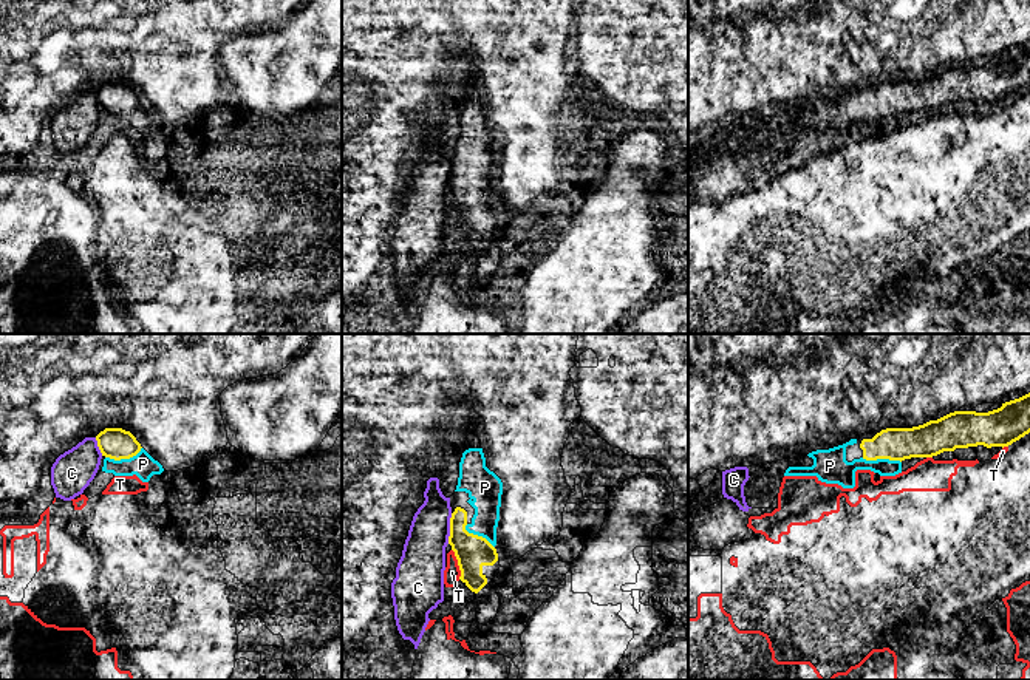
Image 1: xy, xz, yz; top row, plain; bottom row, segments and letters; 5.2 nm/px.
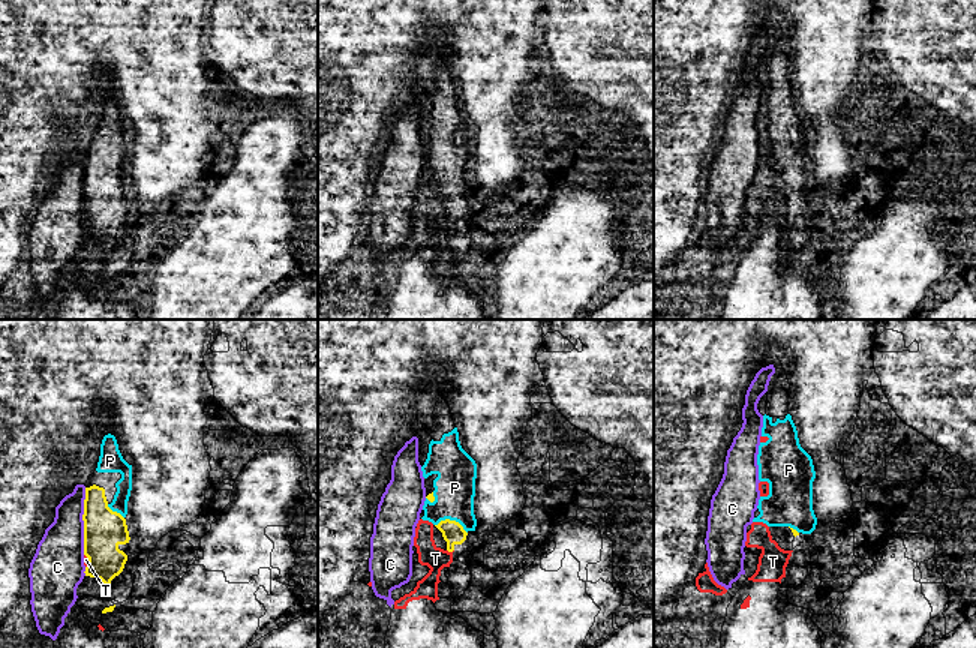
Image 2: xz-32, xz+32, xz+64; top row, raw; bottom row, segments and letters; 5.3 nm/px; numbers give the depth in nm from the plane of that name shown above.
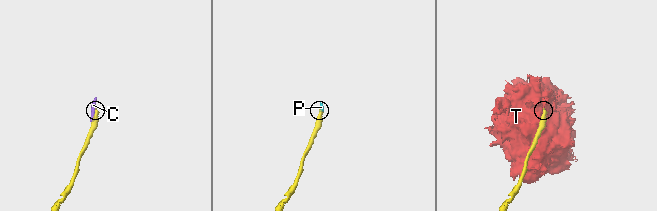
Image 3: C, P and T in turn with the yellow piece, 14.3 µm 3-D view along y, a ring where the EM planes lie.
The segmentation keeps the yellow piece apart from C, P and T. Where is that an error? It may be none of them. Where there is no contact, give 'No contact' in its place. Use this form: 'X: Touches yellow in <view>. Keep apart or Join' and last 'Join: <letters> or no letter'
C: Touches yellow in xz. Keep apart
P: Touches yellow in yz. Join
T: Touches yellow in xz. Keep apart
Join: P

